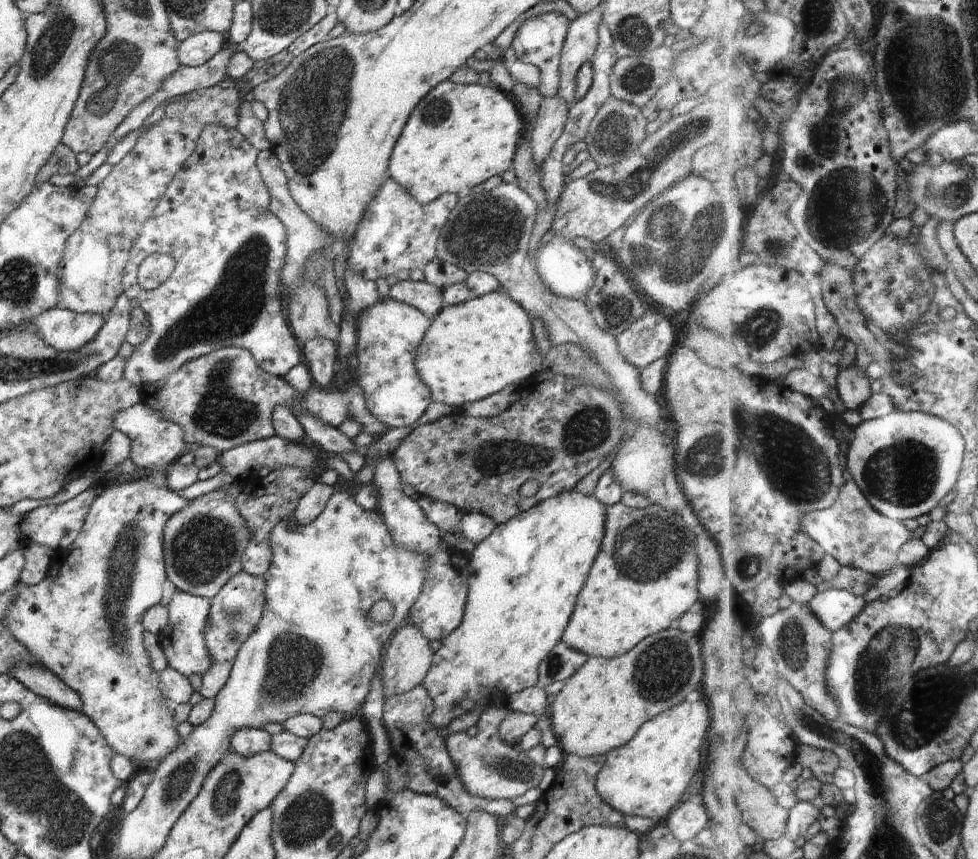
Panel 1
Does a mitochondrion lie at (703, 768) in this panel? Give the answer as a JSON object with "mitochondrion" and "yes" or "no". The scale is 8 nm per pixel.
{"mitochondrion":"no"}

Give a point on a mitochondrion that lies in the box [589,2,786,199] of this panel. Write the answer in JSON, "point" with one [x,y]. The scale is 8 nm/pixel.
{"point":[634,32]}

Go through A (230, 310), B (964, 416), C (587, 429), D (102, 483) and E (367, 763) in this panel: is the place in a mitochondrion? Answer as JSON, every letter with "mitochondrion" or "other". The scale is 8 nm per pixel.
{"A":"mitochondrion","B":"other","C":"mitochondrion","D":"other","E":"other"}

